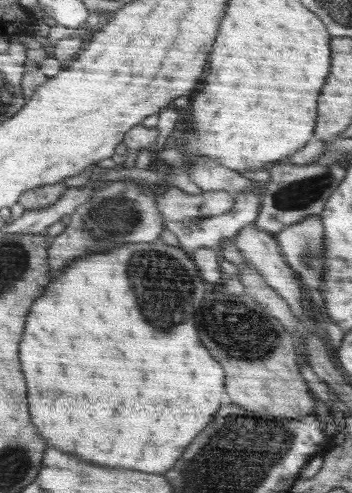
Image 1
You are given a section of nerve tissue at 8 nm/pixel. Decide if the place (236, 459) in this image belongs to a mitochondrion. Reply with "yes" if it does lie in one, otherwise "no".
yes

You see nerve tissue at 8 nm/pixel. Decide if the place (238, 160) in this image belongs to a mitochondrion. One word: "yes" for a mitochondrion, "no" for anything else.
no

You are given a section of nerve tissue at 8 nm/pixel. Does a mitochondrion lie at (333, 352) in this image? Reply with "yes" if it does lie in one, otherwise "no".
no

